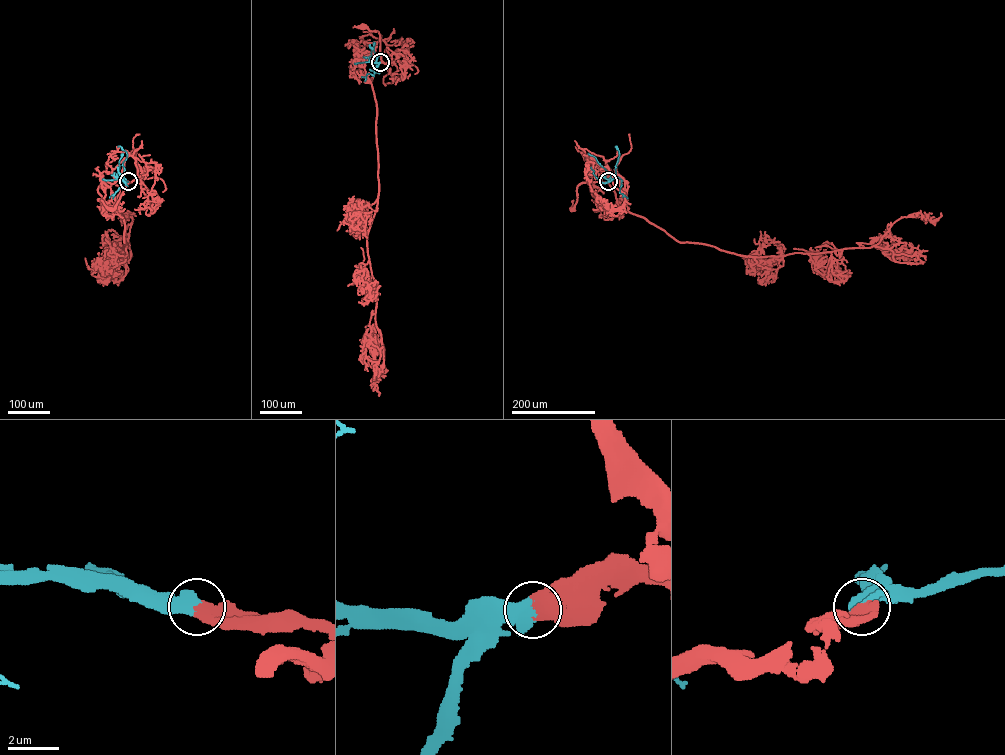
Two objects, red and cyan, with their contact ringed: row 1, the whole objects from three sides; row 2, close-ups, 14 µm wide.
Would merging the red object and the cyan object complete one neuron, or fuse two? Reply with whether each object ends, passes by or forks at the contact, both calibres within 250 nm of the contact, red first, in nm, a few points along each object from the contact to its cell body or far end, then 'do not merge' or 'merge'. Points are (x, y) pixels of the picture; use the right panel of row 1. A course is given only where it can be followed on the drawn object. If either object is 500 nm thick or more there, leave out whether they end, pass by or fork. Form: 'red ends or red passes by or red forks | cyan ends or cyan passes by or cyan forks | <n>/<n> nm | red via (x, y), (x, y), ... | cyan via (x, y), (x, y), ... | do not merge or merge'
500/400 nm | red via (608, 181), (581, 183), (573, 210) | cyan via (608, 181), (615, 176), (619, 156), (615, 146) | merge

